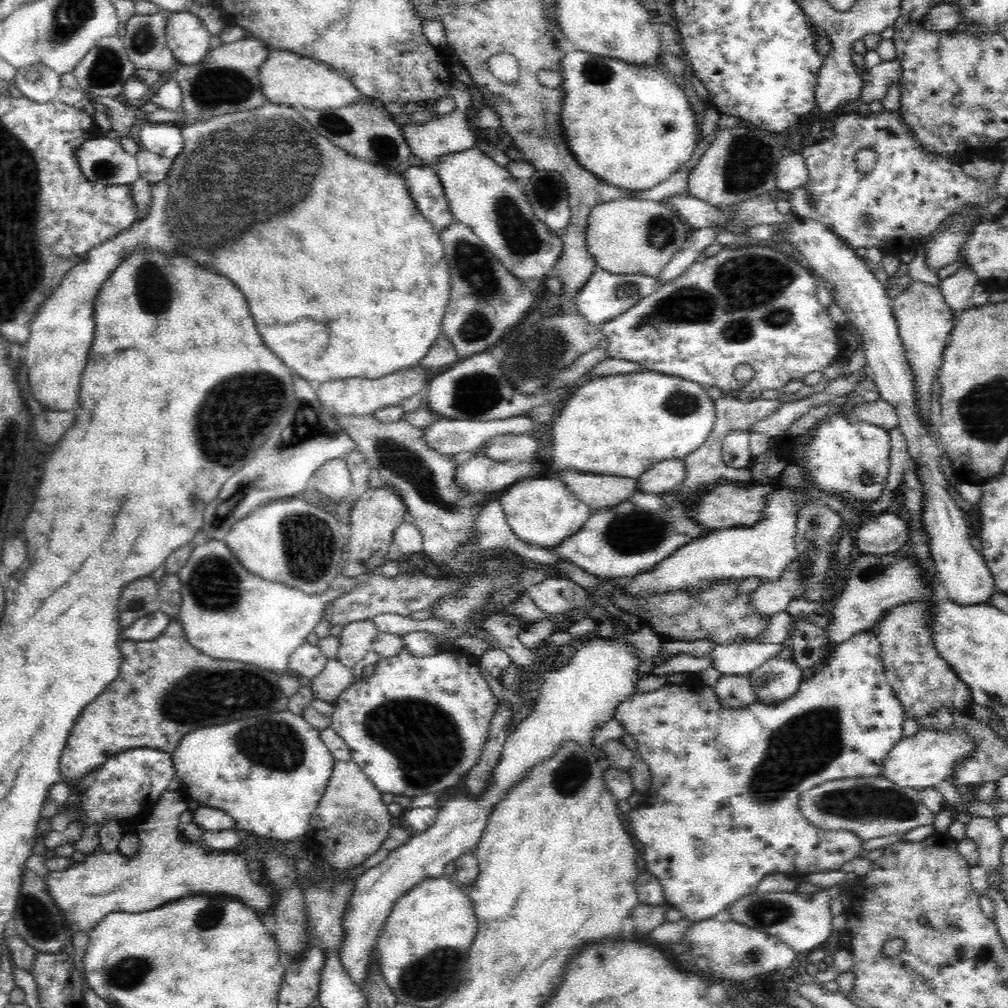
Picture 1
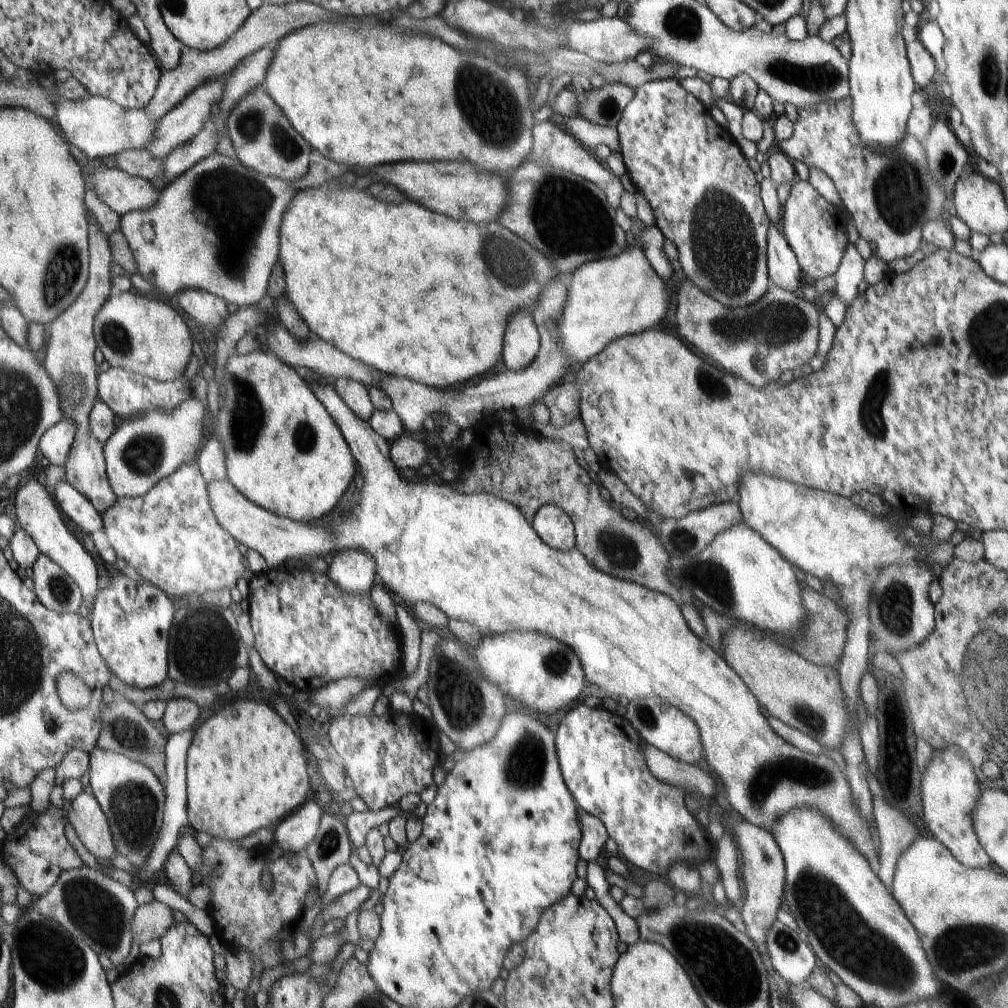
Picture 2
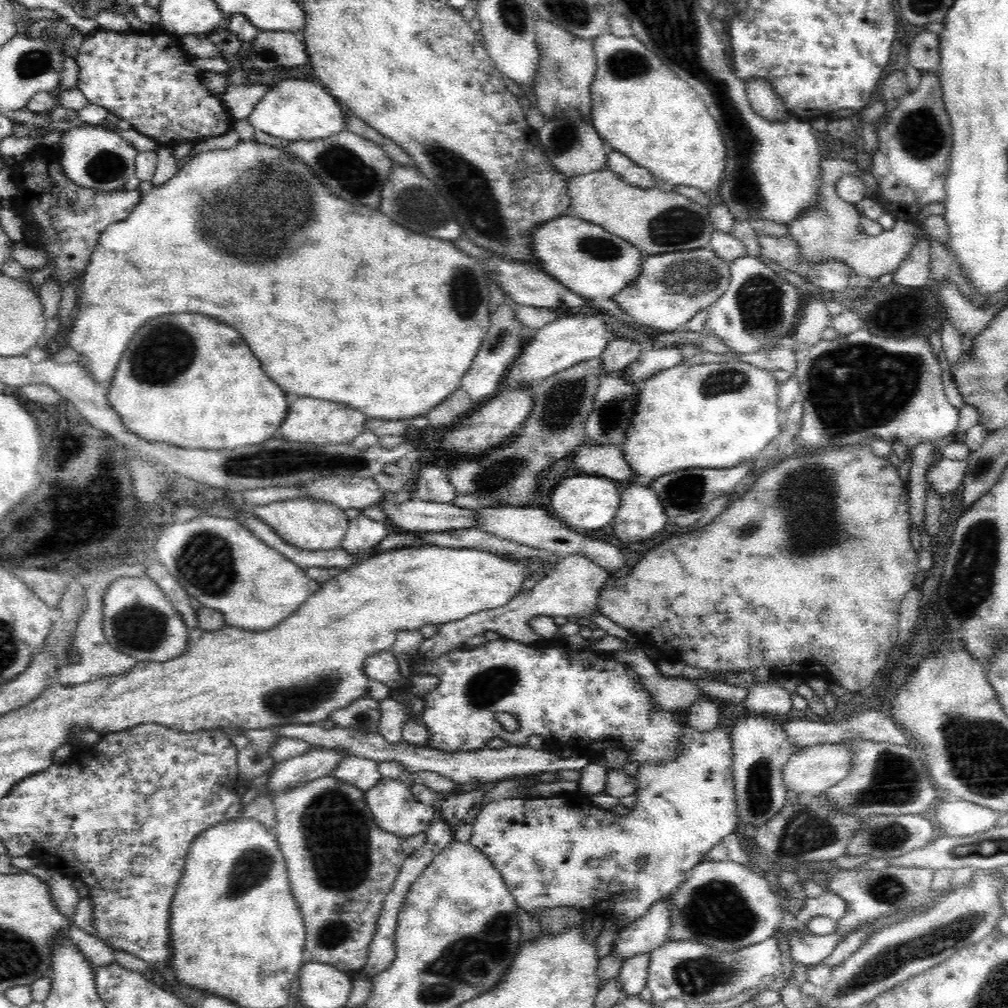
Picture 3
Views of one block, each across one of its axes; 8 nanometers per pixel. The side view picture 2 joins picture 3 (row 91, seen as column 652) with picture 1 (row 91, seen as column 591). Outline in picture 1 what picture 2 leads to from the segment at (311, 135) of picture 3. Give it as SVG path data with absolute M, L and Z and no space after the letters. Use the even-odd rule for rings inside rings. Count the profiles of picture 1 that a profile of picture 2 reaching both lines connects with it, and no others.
M269 49L267 59L259 67L259 81L261 94L268 102L278 105L292 104L298 108L340 108L356 102L361 95L348 78L326 63L280 49Z

